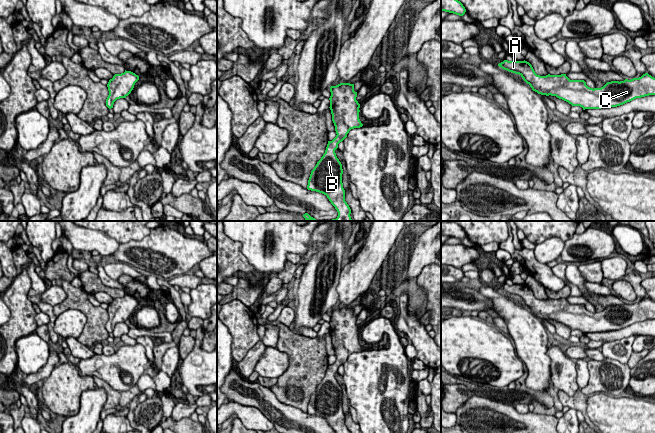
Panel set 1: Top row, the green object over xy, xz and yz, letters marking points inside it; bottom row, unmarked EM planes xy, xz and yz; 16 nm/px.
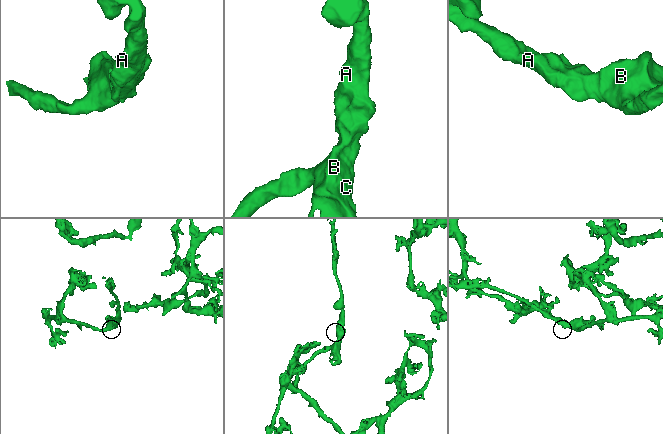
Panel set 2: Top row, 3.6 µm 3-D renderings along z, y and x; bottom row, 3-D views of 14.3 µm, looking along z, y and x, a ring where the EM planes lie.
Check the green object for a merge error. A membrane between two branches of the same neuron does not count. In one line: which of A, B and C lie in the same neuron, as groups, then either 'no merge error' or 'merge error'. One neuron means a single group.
A B C | no merge error

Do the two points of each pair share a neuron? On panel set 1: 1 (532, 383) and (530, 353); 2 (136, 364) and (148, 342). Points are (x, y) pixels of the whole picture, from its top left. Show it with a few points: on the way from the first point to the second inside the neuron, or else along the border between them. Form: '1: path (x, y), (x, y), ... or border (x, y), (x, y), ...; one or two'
1: path (533, 376), (533, 360); one
2: border (137, 342), (144, 347), (149, 363); two

